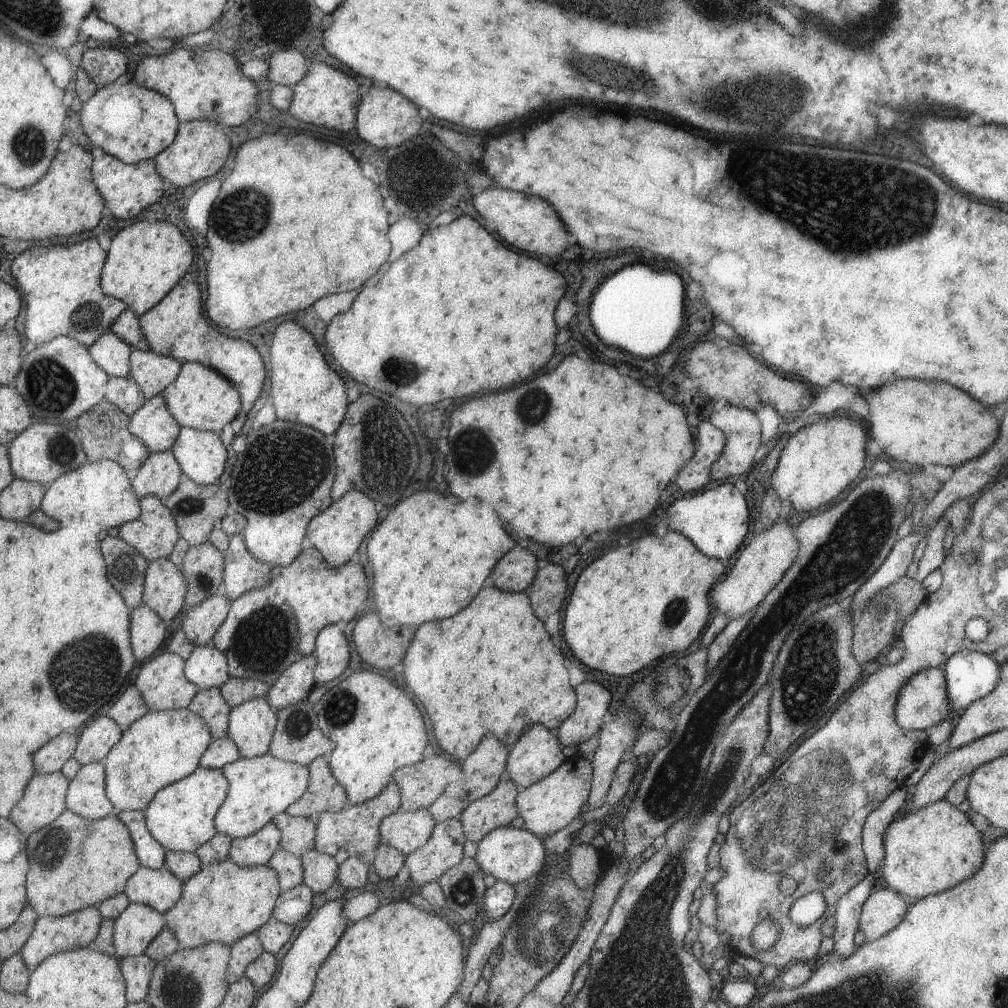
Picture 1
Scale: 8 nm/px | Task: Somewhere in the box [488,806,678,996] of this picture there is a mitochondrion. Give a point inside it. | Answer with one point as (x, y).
(542, 932)

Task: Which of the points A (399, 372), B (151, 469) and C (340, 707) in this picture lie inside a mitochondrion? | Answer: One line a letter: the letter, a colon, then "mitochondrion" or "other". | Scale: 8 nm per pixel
A: mitochondrion
B: other
C: mitochondrion

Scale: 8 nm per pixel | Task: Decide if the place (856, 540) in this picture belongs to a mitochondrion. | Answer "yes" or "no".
yes

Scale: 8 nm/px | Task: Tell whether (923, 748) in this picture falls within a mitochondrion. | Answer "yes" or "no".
no

